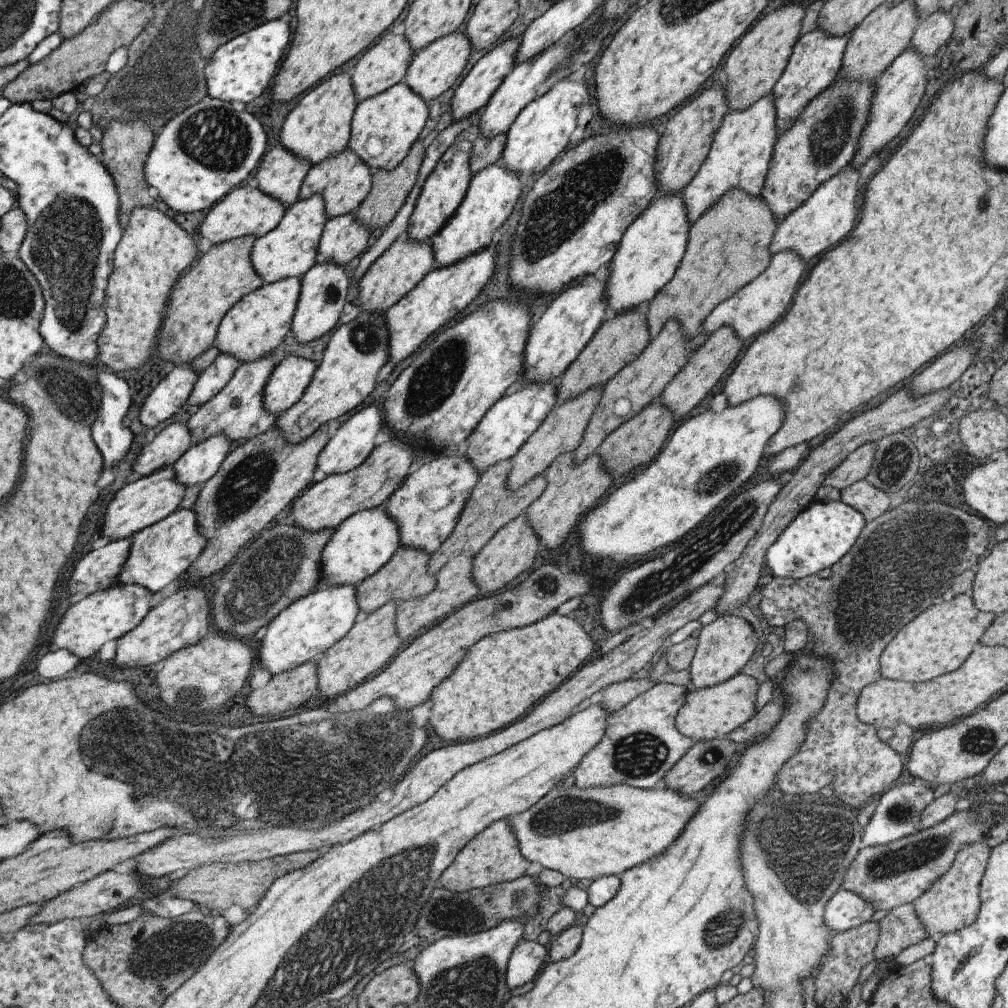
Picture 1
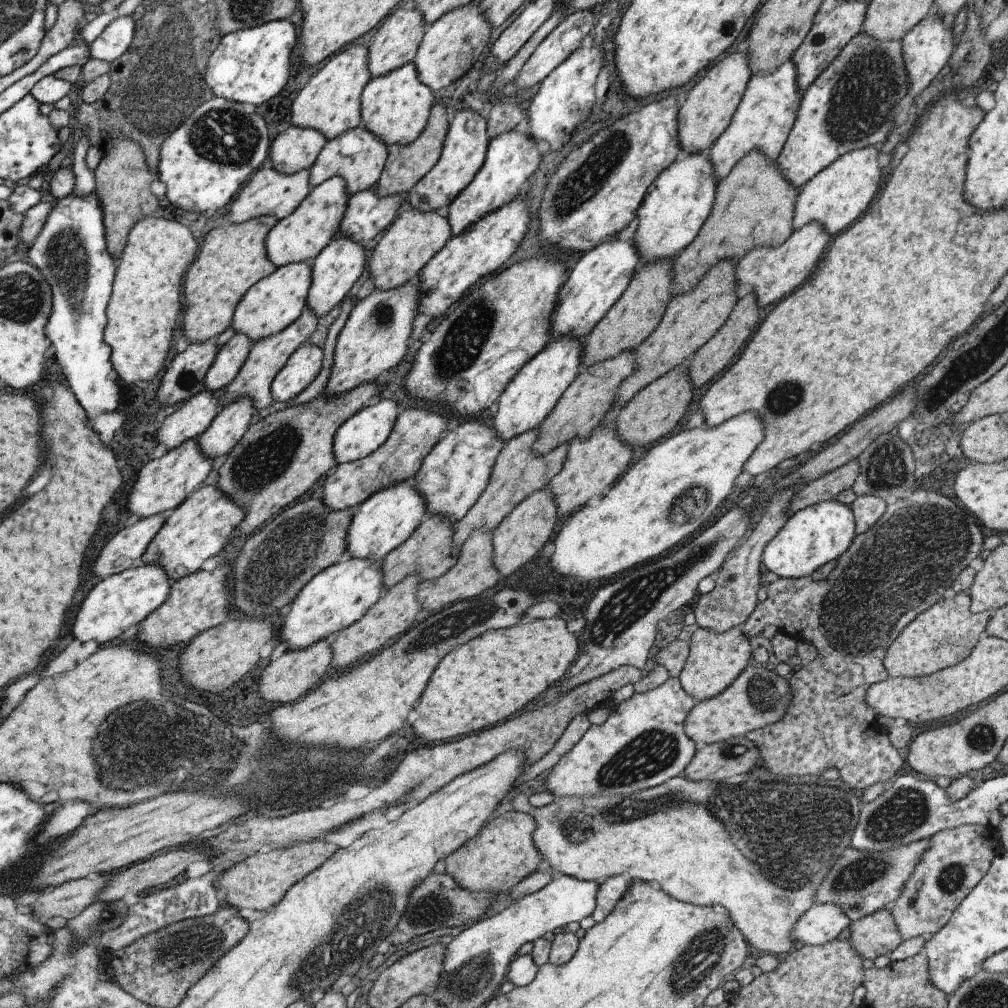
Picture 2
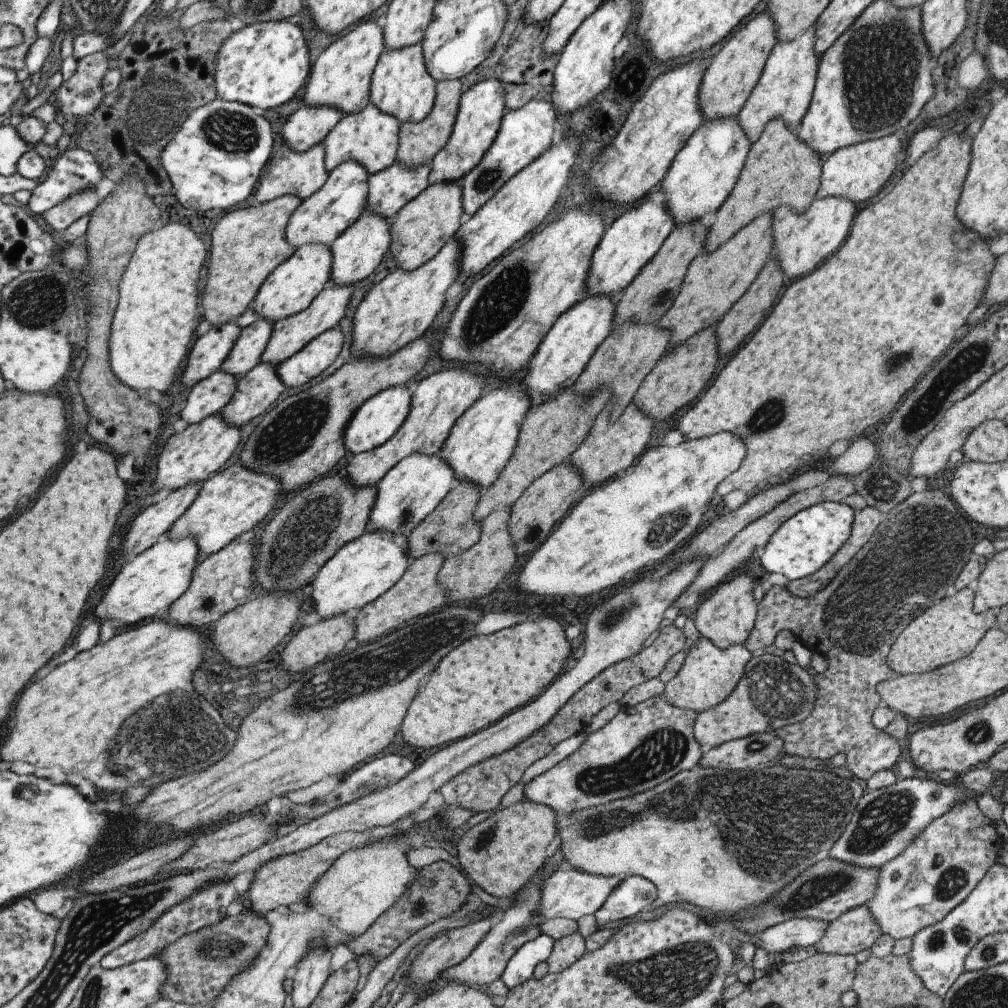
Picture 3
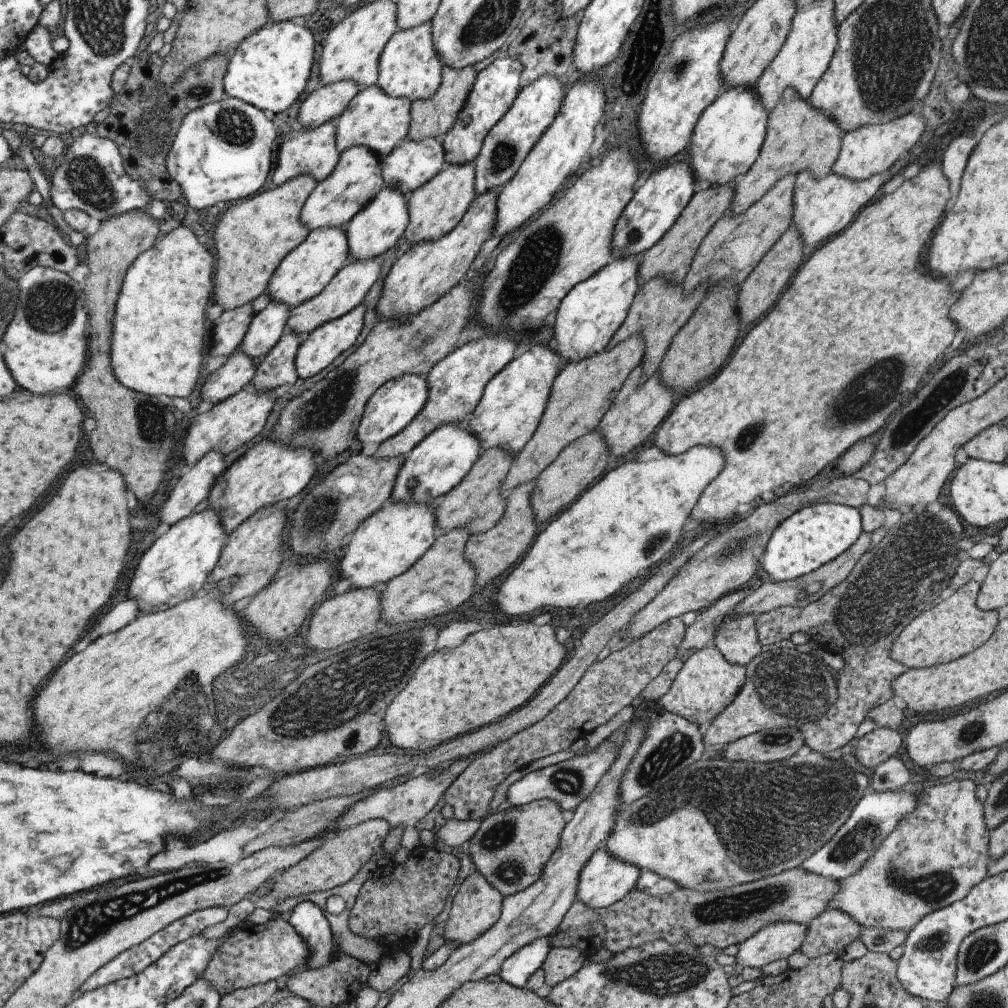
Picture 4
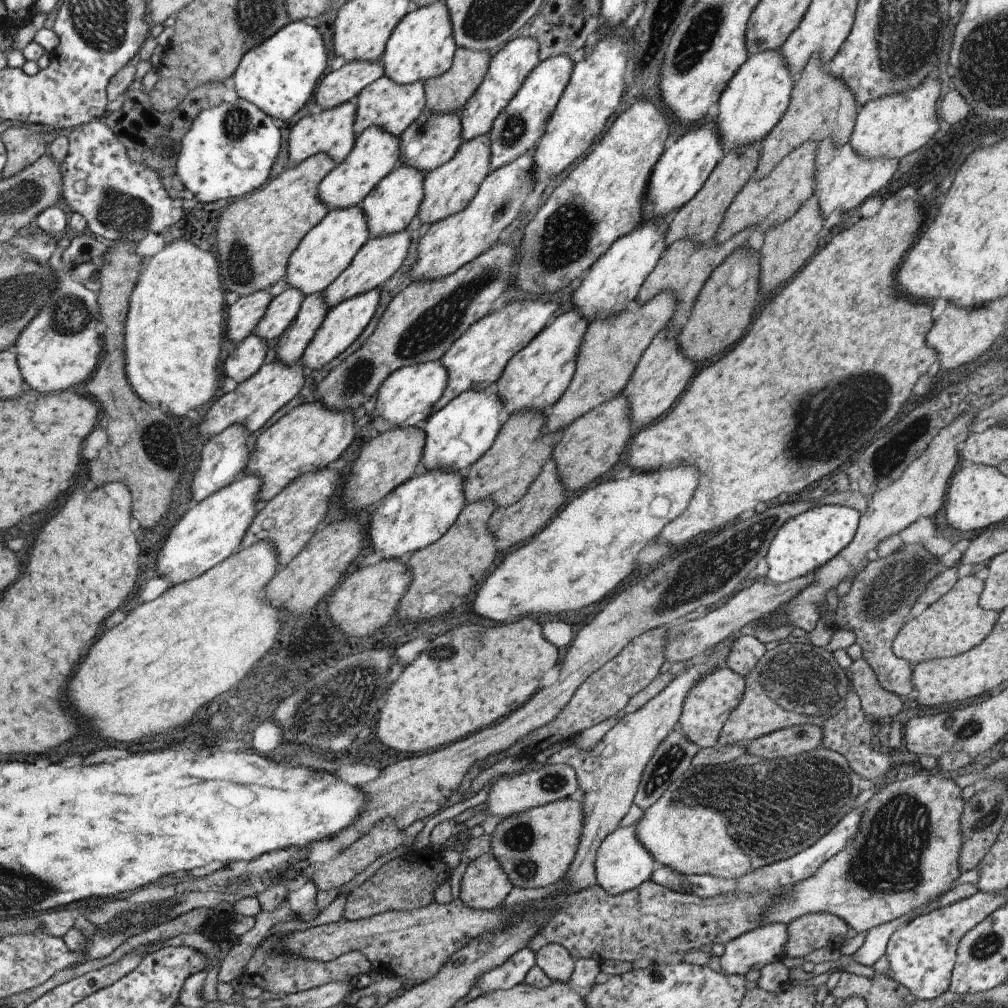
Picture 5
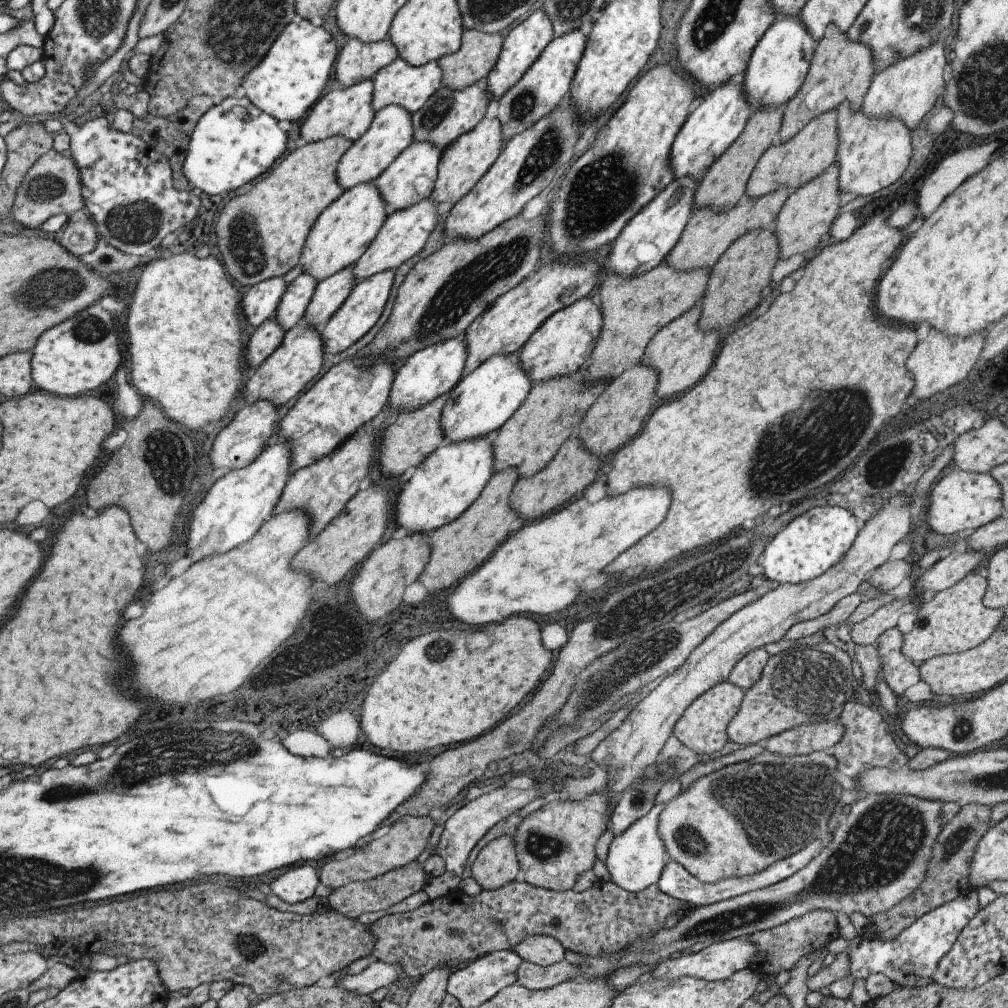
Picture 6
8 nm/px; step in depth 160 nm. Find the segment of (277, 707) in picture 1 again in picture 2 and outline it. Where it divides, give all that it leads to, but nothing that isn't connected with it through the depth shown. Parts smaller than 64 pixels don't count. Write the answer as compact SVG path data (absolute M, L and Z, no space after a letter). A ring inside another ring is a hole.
M323 638L319 642L313 642L311 646L303 650L286 650L284 654L270 661L259 678L259 694L265 702L273 706L279 704L291 704L296 702L303 694L311 691L329 673L331 662L331 644L329 639Z

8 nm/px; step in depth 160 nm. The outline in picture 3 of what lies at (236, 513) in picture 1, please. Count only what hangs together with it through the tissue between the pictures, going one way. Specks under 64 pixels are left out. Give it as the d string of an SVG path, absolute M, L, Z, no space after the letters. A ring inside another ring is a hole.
M429 326L425 334L385 358L349 358L343 366L314 386L279 401L263 414L261 422L245 440L239 464L255 474L261 472L273 478L277 476L283 493L298 486L304 487L328 473L346 452L343 446L345 428L354 413L377 392L391 386L404 386L409 378L422 371L429 355L430 342L433 342L433 333L434 329Z

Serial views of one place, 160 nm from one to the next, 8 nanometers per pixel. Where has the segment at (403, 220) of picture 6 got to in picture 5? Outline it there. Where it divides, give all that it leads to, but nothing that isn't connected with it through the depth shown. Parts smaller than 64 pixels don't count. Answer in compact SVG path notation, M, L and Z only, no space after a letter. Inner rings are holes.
M406 230L399 231L387 236L368 239L351 259L347 268L335 277L335 280L322 290L322 302L326 309L332 309L344 300L355 295L378 288L401 266L411 240L411 236Z

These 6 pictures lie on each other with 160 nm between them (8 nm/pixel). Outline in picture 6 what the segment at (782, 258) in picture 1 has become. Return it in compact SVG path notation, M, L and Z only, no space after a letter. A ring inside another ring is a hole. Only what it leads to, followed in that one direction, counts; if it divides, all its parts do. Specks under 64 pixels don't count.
M843 102L836 112L837 148L834 162L838 166L838 192L849 192L853 196L873 194L889 184L893 184L907 168L911 154L910 132L902 121L883 119L872 121L860 108L851 113Z

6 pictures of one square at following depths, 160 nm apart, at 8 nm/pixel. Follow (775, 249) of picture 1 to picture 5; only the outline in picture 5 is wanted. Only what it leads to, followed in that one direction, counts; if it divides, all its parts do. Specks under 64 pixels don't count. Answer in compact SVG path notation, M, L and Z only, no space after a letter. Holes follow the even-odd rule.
M930 75L909 92L885 95L861 106L848 138L852 151L861 159L899 160L905 154L921 148L937 132L935 102L939 96L939 83L935 76Z

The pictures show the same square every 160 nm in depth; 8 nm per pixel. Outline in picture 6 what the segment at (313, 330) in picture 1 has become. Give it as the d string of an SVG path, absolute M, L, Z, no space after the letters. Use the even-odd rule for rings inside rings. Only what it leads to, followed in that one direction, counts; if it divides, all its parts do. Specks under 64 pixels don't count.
M412 142L377 178L372 180L379 192L380 199L387 207L388 214L393 211L402 211L428 198L434 187L440 154L441 151L429 143Z

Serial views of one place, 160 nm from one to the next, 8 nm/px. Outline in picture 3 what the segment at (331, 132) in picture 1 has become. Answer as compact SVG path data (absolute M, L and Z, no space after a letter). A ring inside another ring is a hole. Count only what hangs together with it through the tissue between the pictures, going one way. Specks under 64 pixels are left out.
M381 21L355 24L353 30L325 47L310 66L303 88L303 104L329 106L339 110L342 116L361 112L368 104L371 74L384 48Z

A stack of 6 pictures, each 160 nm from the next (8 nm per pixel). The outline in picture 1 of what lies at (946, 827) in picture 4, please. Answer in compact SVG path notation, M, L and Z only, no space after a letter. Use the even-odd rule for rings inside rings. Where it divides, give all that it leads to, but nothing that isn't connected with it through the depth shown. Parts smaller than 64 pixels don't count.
M986 835L979 842L963 844L957 850L951 866L921 896L917 896L911 902L913 912L917 920L921 922L927 937L937 940L945 934L967 928L975 920L975 914L979 912L979 884L990 854L987 842L988 836Z

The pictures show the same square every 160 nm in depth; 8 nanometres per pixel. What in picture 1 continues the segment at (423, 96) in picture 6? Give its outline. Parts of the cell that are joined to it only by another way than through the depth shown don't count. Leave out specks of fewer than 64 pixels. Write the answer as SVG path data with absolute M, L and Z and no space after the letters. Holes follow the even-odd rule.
M345 148L337 156L329 156L309 168L299 188L298 200L306 200L313 194L319 194L323 198L327 219L347 214L347 212L354 212L367 192L371 190L372 173L369 166L363 164L359 160L359 156L355 156L355 152Z

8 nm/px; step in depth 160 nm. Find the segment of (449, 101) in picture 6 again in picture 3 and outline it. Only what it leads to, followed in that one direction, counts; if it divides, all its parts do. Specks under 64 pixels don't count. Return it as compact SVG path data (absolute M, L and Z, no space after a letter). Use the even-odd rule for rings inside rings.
M393 162L391 167L369 175L365 210L381 218L393 218L403 204L413 200L428 187L429 170L429 163L405 170Z

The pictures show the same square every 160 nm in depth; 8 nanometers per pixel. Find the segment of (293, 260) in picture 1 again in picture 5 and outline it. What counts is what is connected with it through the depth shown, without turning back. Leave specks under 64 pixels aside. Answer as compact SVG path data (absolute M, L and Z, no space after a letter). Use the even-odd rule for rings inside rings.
M377 127L366 128L356 136L345 160L335 165L319 182L316 198L327 211L359 206L375 185L397 165L398 148L396 136Z

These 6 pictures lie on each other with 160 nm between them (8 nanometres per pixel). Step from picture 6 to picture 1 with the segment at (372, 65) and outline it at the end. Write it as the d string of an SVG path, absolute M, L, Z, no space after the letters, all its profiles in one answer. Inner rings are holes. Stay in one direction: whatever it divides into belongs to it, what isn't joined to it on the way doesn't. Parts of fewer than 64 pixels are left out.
M277 144L263 154L255 170L257 190L288 208L298 200L299 188L311 166L307 160L297 160Z

